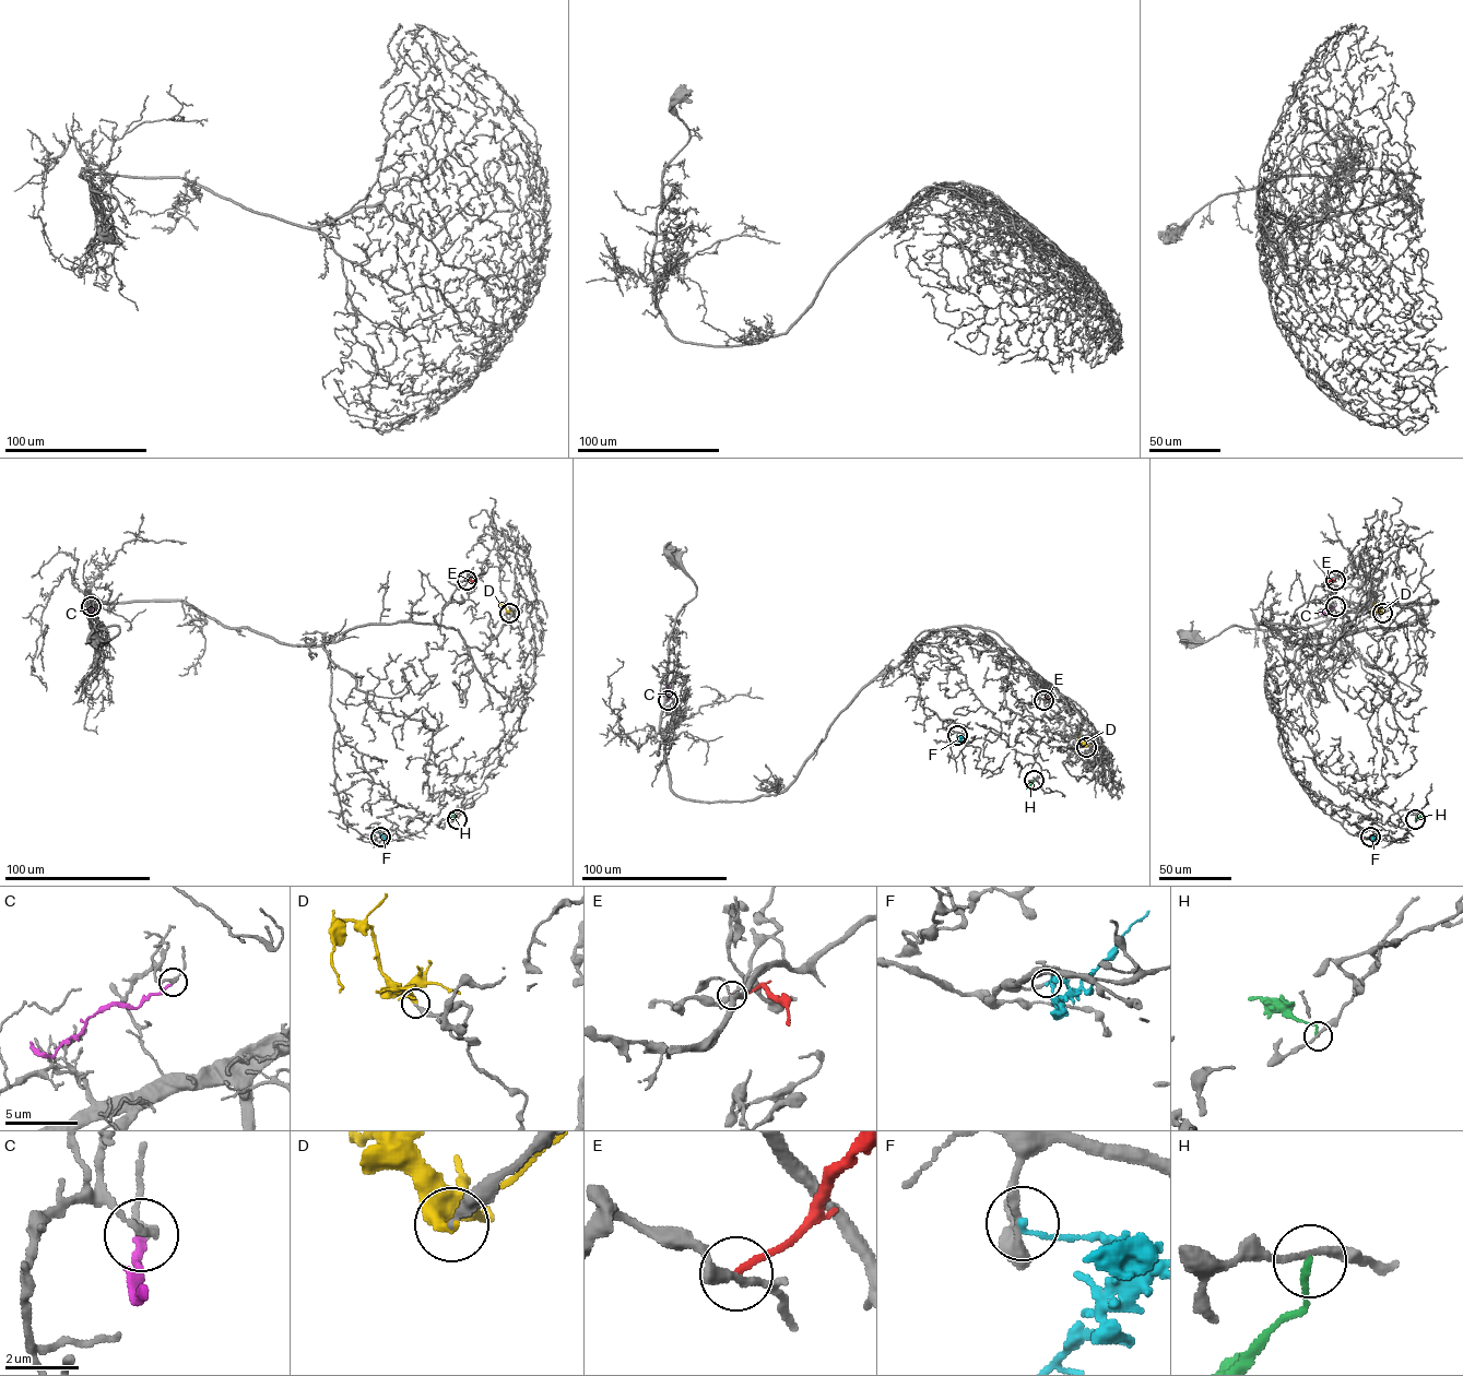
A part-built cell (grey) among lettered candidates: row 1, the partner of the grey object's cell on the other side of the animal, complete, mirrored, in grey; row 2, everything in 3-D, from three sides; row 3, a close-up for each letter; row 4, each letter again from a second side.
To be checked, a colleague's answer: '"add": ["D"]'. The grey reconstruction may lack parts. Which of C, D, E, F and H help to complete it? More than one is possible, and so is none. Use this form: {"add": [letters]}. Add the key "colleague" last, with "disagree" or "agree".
{"add": [], "colleague": "disagree"}

